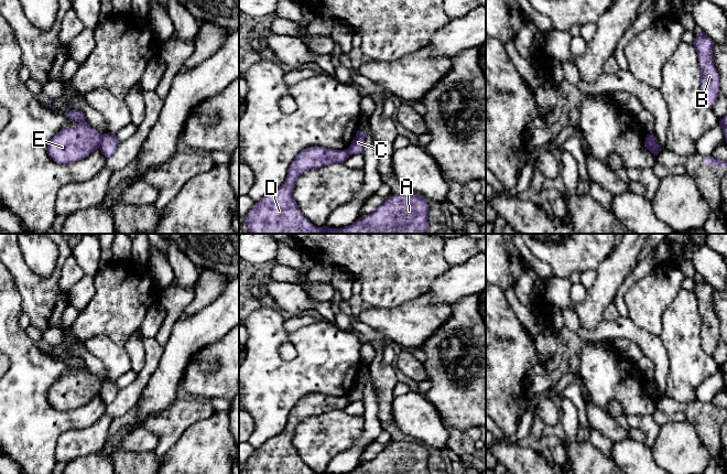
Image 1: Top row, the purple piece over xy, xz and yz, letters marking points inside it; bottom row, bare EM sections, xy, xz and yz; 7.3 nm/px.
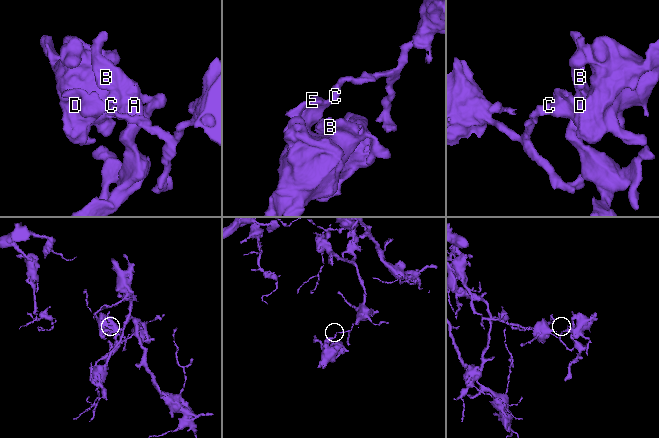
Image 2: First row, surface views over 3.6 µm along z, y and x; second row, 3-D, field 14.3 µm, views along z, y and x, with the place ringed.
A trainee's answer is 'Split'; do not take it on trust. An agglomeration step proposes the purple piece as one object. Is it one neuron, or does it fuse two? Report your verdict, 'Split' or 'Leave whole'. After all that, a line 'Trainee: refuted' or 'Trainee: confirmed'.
Split
Trainee: confirmed

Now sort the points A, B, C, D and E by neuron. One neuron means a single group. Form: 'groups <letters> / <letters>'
groups A B D E / C

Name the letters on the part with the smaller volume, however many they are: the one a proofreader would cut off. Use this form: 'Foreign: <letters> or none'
Foreign: A, B, D, E

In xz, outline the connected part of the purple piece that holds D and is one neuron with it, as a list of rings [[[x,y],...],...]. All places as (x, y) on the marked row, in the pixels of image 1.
[[[311,147],[302,150],[292,161],[284,183],[264,195],[246,215],[250,234],[425,234],[428,226],[428,204],[420,195],[394,194],[386,200],[373,213],[359,217],[349,226],[329,228],[314,226],[301,212],[293,197],[294,185],[305,171],[334,163],[344,163],[349,157],[346,150]]]

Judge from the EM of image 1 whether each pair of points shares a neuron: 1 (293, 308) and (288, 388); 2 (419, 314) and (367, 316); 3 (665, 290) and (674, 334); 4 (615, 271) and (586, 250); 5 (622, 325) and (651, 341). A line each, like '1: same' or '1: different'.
1: different
2: same
3: different
4: different
5: same

